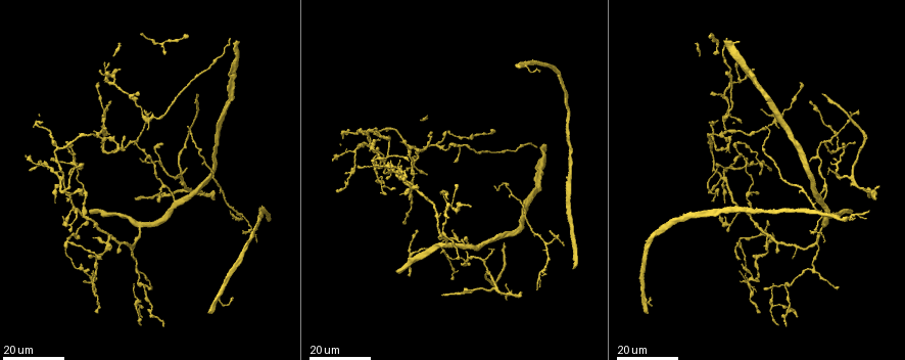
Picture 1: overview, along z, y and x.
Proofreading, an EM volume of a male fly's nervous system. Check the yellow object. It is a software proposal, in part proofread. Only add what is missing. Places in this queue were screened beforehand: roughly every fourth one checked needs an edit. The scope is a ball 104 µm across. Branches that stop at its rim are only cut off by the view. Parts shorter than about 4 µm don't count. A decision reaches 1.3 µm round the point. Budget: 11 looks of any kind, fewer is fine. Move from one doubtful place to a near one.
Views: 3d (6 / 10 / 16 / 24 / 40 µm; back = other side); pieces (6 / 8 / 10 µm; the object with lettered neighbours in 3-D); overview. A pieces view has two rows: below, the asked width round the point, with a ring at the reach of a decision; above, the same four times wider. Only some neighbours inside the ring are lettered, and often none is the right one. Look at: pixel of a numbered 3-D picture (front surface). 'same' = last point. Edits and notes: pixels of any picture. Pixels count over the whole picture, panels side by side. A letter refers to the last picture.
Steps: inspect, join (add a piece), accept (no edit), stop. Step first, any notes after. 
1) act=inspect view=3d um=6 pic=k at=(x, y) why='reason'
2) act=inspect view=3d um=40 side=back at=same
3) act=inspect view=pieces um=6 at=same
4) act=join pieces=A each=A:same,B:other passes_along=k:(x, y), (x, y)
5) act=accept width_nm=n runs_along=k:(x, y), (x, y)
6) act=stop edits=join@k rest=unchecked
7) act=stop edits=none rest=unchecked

act=inspect view=3d um=16 pic=1 at=(726, 130) why='branch stops here'

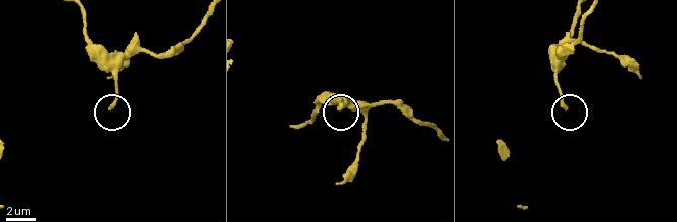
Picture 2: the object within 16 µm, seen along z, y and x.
act=inspect view=pieces um=8 pic=2 at=(340, 105)

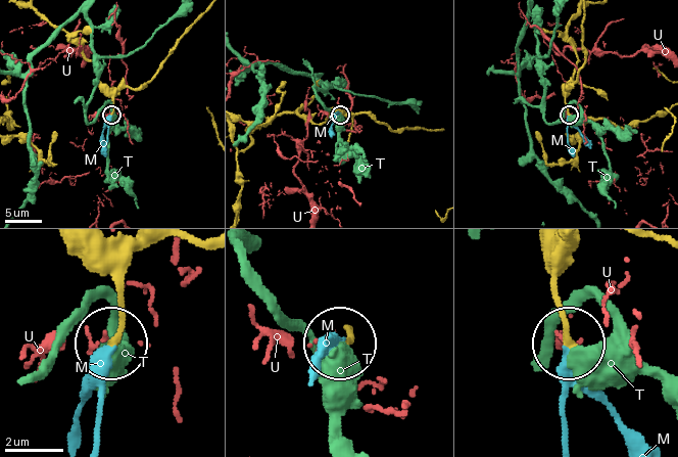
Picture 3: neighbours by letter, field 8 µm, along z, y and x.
act=join pieces=M each=M:same,T:other,U:other passes_along=3:(114, 96), (105, 155) found='the neuron continues'

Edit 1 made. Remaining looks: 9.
act=inspect view=3d um=24 pic=1 at=(496, 186) why='thin end'

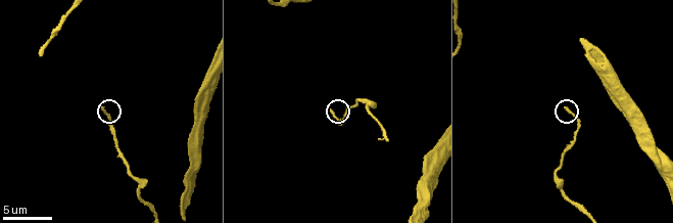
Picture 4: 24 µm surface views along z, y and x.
act=inspect view=pieces um=8 pic=4 at=(331, 111) why='what lies round it'

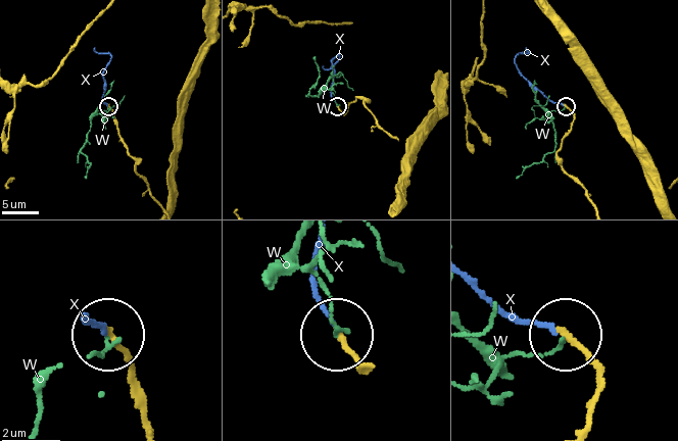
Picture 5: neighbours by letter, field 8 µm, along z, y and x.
act=join pieces=X width_nm=170 each=W:other,X:same passes_along=5:(572, 123), (572, 112), (518, 68), (516, 57), (526, 47) found='it goes on there'

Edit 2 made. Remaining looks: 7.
act=inspect view=3d um=16 pic=1 at=(242, 233) why='free end'

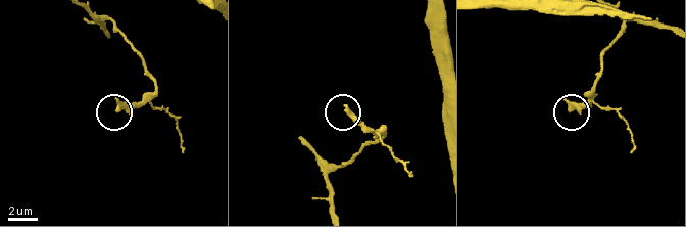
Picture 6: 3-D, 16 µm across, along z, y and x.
act=inspect view=pieces um=6 pic=6 at=(119, 110) why='see the neighbours'

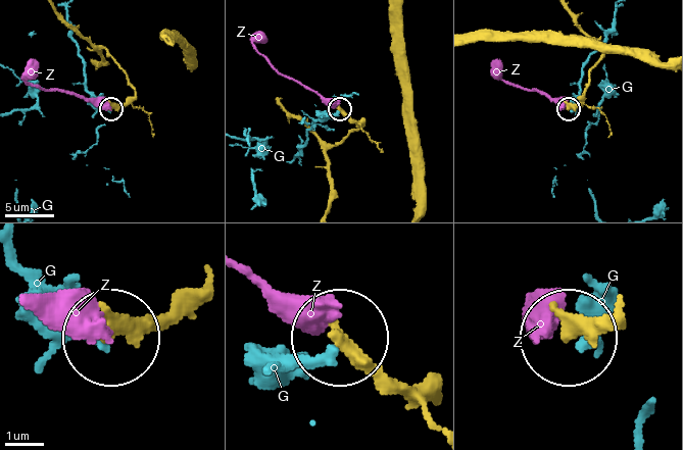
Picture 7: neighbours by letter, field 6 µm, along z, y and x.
act=accept each=G:other,Z:other runs_along=7:(277, 99), (330, 144), (363, 126), (340, 108) found='no lettered piece goes on from it'

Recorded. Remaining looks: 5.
act=inspect view=3d um=16 pic=1 at=(470, 263) why='branch stops here'

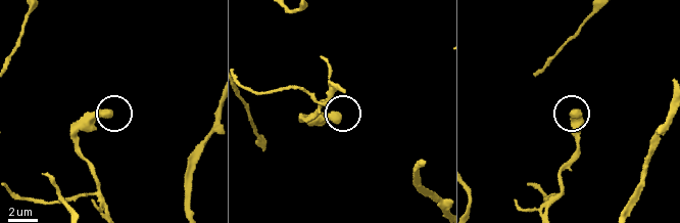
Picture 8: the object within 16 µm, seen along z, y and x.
act=inspect view=pieces um=10 pic=8 at=(337, 118) why='see the neighbours'

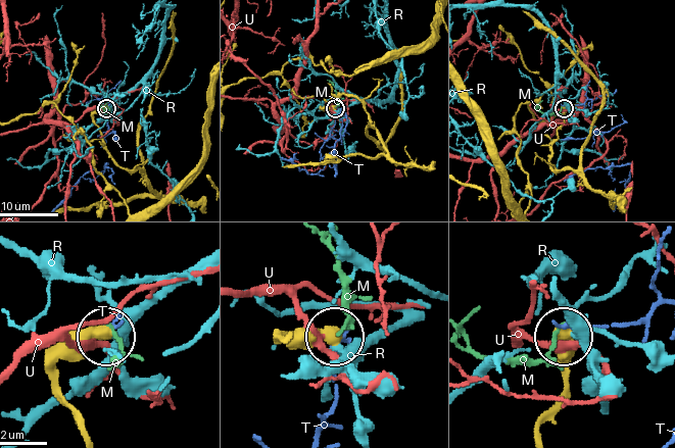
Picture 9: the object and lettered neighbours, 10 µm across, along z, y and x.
act=accept width_nm=480 each=M:other,R:other,T:other,U:other found='none of them fits'

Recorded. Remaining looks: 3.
act=inspect view=3d um=16 pic=1 at=(822, 92) why='an open end'

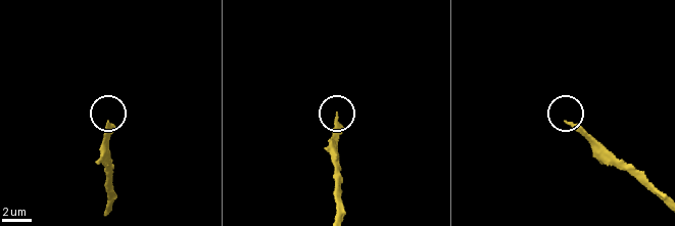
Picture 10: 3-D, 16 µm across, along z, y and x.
act=inspect view=3d um=10 pic=10 at=(108, 121)

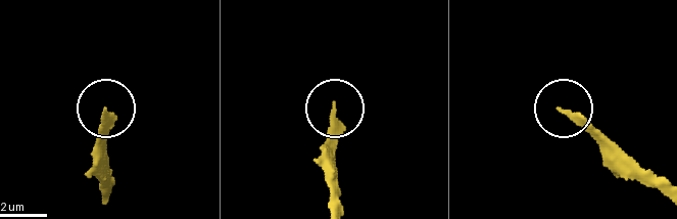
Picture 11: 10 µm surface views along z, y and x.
act=inspect view=pieces um=8 pic=11 at=(562, 109) why='see the neighbours'

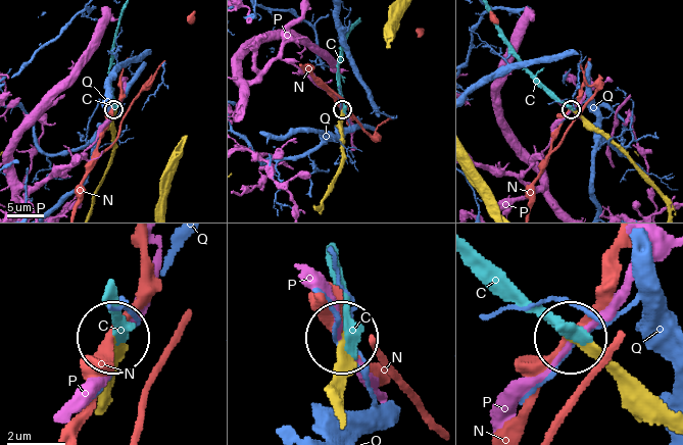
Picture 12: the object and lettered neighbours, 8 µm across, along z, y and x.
act=join pieces=C width_nm=210 each=C:same,N:other,P:other,Q:other passes_along=12:(650, 410), (477, 252) found='it goes on there'

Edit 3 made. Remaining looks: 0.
act=stop edits=join@3,join@5,join@12 rest=unchecked

